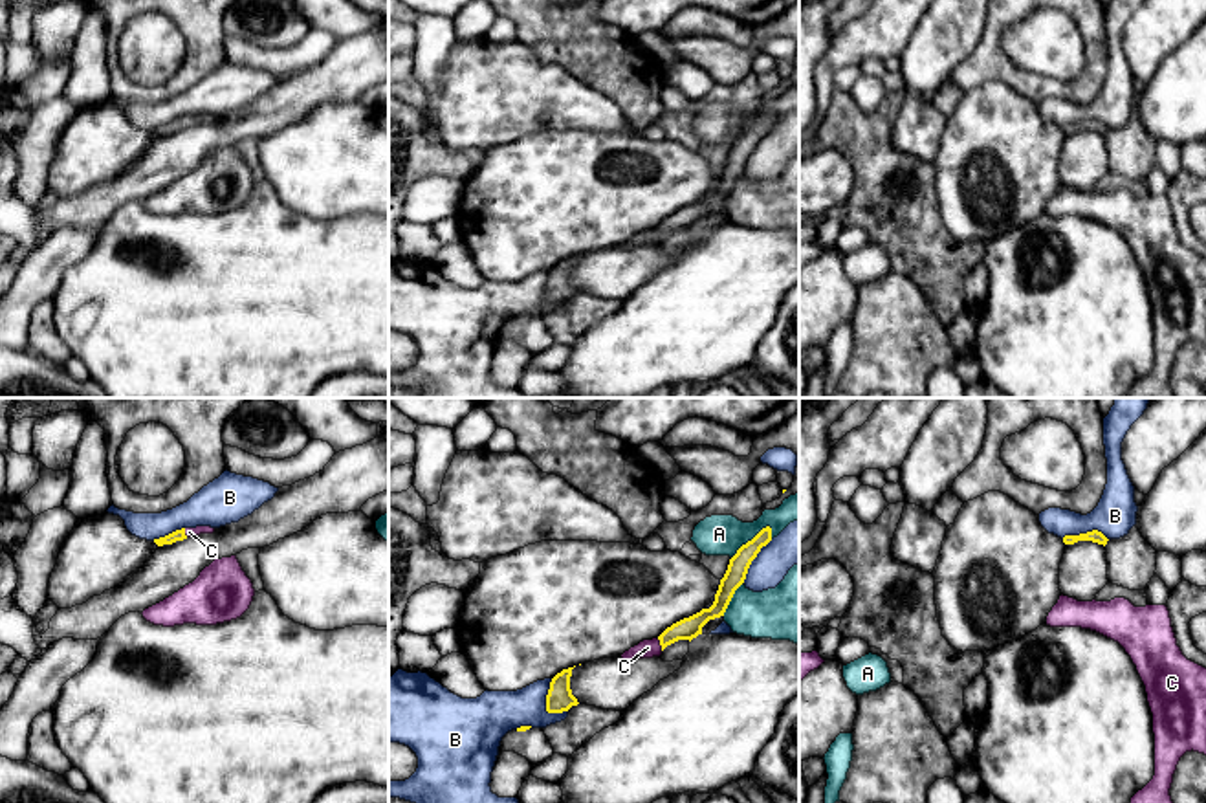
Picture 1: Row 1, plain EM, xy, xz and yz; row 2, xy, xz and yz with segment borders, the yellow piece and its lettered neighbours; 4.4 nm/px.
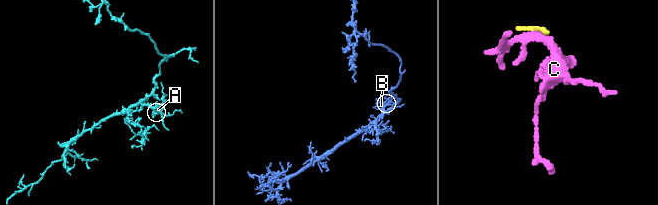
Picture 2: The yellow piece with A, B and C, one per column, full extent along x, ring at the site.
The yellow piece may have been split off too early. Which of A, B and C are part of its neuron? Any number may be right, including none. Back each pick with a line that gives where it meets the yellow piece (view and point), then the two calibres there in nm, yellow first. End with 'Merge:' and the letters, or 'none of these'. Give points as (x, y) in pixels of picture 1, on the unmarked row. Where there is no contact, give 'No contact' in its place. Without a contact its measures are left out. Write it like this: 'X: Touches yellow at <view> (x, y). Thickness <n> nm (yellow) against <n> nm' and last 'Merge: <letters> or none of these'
Merge: none of these

